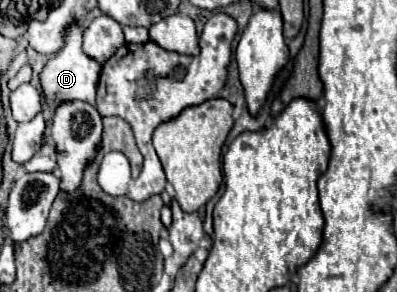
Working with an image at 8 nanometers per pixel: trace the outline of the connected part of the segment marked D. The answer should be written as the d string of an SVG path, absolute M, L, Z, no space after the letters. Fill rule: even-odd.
M71 22L67 26L67 30L63 30L63 48L49 58L49 62L45 64L45 68L39 74L39 82L41 82L41 92L45 96L45 104L49 108L49 112L53 114L55 108L61 102L71 102L71 100L85 100L89 104L95 104L95 88L97 88L97 80L99 80L99 70L101 66L87 58L83 54L81 48L81 24L79 22Z

